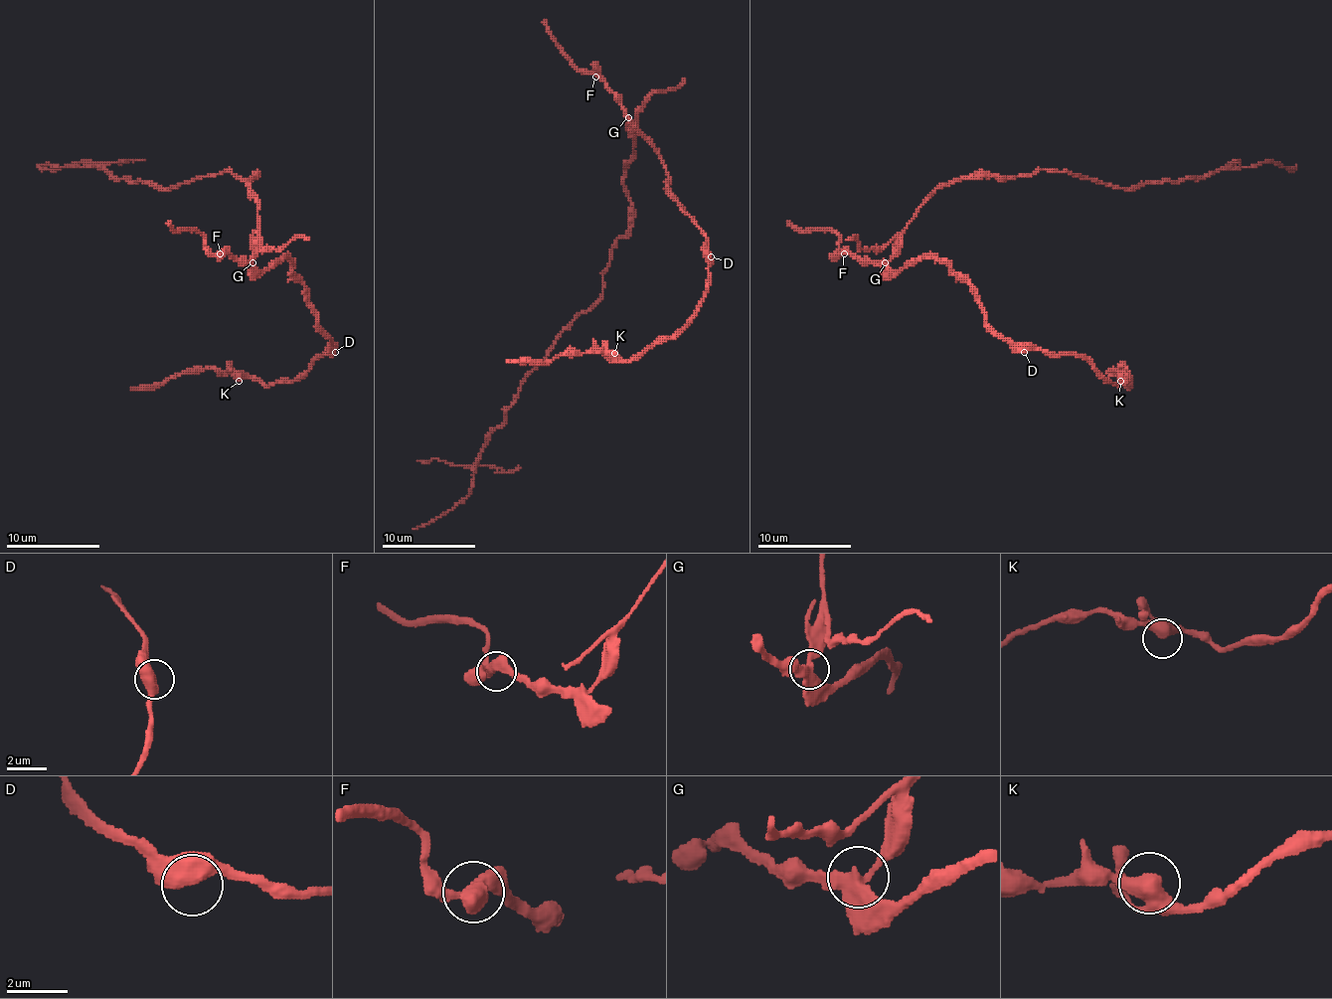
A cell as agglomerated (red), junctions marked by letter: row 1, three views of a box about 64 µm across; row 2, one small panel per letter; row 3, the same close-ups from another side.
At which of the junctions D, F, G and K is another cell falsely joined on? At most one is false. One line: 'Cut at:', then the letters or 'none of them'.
Cut at: G

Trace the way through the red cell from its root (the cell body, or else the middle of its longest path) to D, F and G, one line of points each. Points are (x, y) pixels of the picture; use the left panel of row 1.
D: (257, 238), (257, 256), (250, 263), (257, 270), (280, 258), (292, 263), (304, 300), (335, 352)
F: (257, 238), (257, 253), (250, 263), (239, 263), (227, 253), (220, 253)
G: (257, 238), (257, 253), (250, 260), (252, 263)

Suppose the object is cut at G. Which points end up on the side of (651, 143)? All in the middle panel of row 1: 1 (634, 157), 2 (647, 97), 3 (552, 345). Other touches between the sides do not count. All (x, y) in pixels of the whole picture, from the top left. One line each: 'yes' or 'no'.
1: no
2: no
3: no

